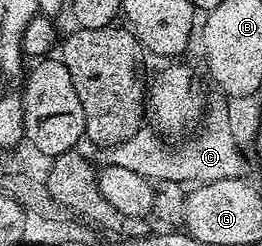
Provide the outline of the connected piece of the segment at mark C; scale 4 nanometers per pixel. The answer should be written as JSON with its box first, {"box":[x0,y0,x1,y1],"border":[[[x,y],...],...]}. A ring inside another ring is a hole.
{"box":[111,106,246,184],"border":[[[216,106],[211,110],[212,107],[203,115],[202,125],[199,129],[188,136],[193,136],[193,138],[185,137],[183,139],[185,142],[181,146],[171,146],[170,143],[163,142],[163,140],[168,140],[161,137],[155,129],[140,129],[134,136],[130,136],[130,140],[111,147],[111,165],[127,168],[130,172],[138,172],[138,176],[147,178],[153,183],[199,184],[227,178],[244,178],[246,174],[244,172],[244,154],[240,151],[239,144],[236,143],[232,122],[222,107]]]}

